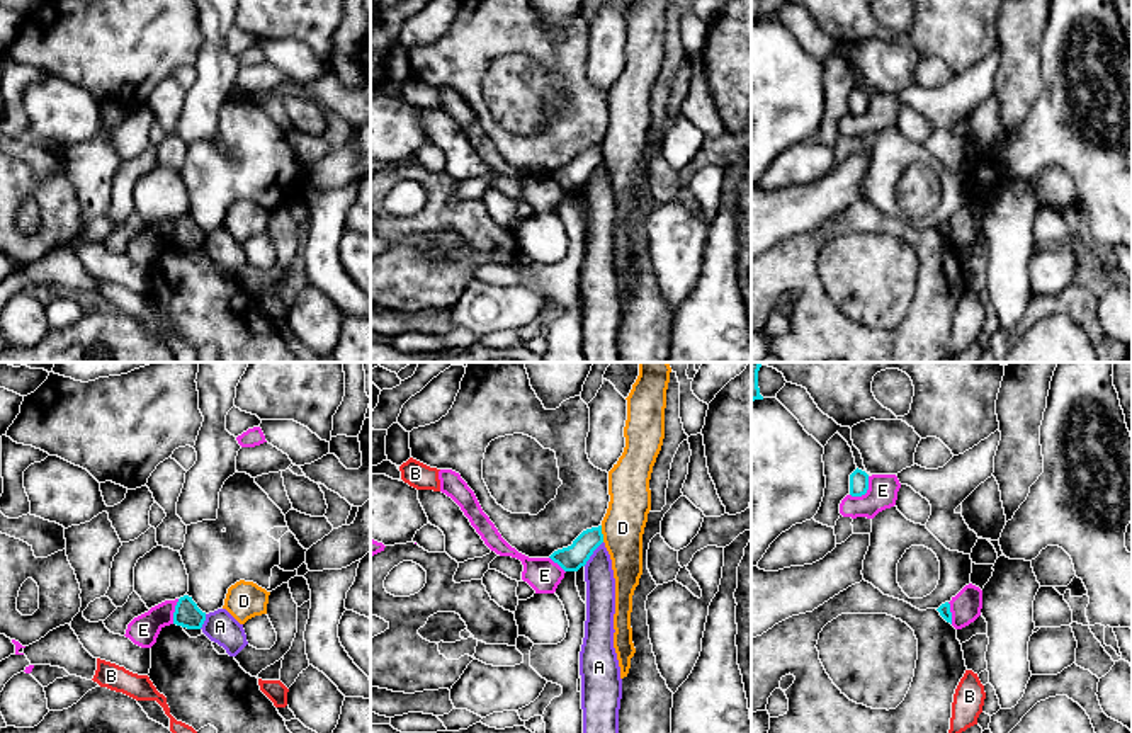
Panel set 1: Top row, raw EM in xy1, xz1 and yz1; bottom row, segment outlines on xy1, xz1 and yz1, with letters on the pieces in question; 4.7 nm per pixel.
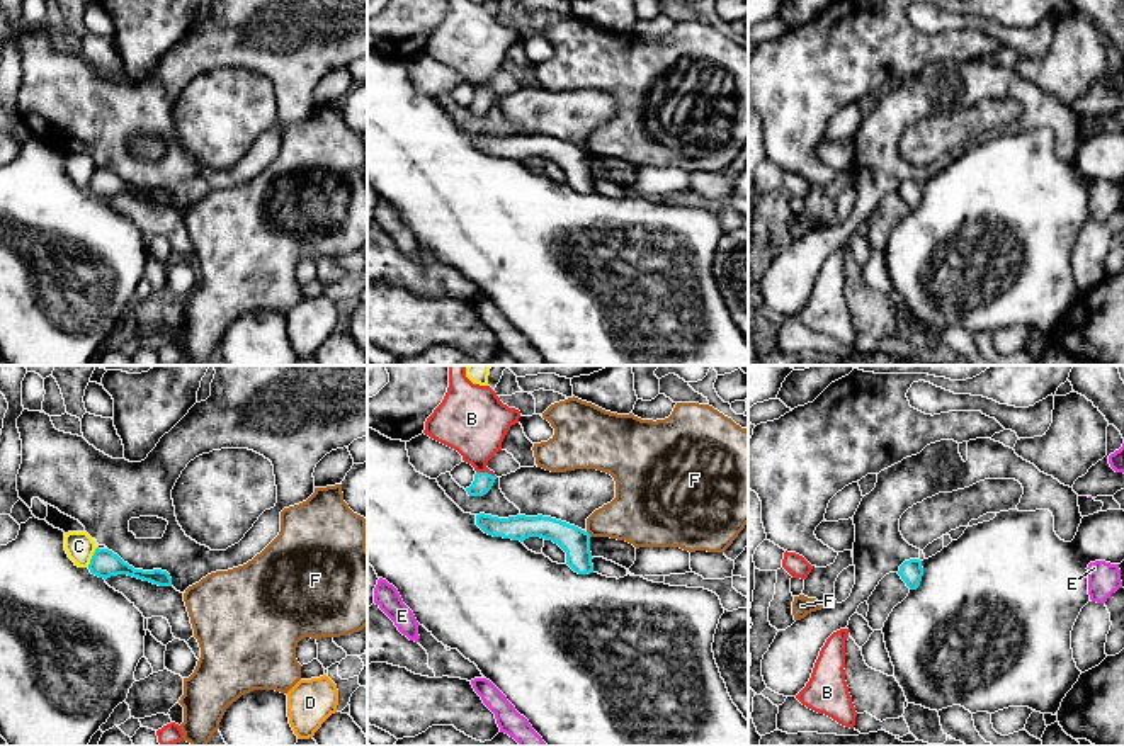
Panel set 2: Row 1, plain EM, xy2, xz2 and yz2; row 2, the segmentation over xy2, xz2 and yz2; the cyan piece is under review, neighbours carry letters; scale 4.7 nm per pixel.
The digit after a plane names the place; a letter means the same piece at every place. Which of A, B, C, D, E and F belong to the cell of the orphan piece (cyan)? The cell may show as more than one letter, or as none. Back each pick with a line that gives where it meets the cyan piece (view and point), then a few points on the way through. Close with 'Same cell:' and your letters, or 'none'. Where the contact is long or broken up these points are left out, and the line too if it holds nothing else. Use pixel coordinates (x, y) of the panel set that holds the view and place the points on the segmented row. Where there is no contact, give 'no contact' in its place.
B: meets cyan in xz2 at (485, 473); runs through xz2 (483, 481), (485, 473), (478, 461), (473, 422)
Same cell: B

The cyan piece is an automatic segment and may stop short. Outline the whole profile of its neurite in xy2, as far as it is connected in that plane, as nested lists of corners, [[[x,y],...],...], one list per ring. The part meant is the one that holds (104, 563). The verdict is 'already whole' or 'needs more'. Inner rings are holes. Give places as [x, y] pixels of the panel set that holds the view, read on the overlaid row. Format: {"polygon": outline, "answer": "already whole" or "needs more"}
{"polygon": [[[95,549],[88,569],[92,574],[99,578],[111,578],[117,574],[128,574],[143,581],[150,581],[158,586],[172,586],[172,578],[167,571],[153,569],[153,571],[143,571],[134,569],[128,562],[124,562],[117,554],[114,554],[109,549]]], "answer": "already whole"}

